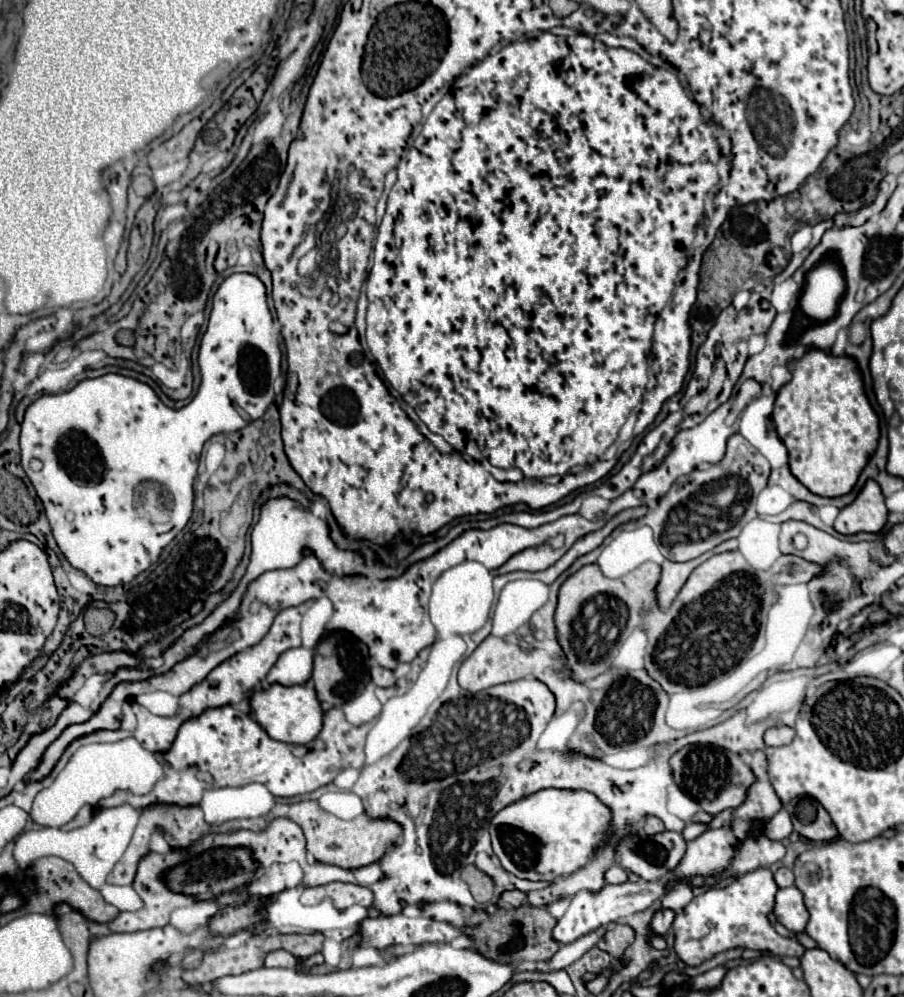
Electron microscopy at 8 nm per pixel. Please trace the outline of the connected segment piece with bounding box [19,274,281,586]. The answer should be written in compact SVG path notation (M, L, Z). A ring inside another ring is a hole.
M233 274L227 280L223 280L223 284L219 286L219 290L213 296L213 310L211 310L211 318L209 318L209 328L201 340L201 346L198 350L198 365L201 374L201 383L195 394L195 398L181 410L169 410L159 398L157 394L143 382L137 382L133 378L125 378L119 374L105 374L101 378L93 378L93 380L83 380L79 382L75 388L71 388L69 392L61 392L61 394L49 394L49 396L41 396L39 400L35 400L23 418L21 424L21 433L19 439L20 445L20 464L27 474L27 478L31 480L37 496L43 502L47 520L51 524L55 542L59 546L59 550L65 554L67 562L85 572L87 578L99 586L119 586L119 584L127 584L131 582L135 576L139 576L141 572L145 572L151 564L155 564L159 560L161 550L185 528L185 524L189 522L191 514L193 514L193 502L195 502L195 490L193 490L193 478L197 476L197 460L199 454L203 450L203 444L215 436L215 434L229 434L229 432L237 432L241 428L245 428L249 422L261 418L265 414L265 410L269 408L269 404L273 402L273 380L281 374L281 350L279 348L280 339L275 334L273 328L273 320L267 308L267 296L265 296L265 286L261 284L261 280L257 276L251 274ZM33 458L39 458L43 462L41 470L31 470L29 462Z

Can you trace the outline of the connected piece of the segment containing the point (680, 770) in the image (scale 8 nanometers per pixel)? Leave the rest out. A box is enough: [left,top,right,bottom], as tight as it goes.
[671,746,757,816]

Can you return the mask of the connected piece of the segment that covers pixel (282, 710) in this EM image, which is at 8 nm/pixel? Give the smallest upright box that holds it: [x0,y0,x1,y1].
[251,682,323,744]

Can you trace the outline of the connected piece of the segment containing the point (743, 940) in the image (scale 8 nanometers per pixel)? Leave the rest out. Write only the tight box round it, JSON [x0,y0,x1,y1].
[673,868,805,966]

